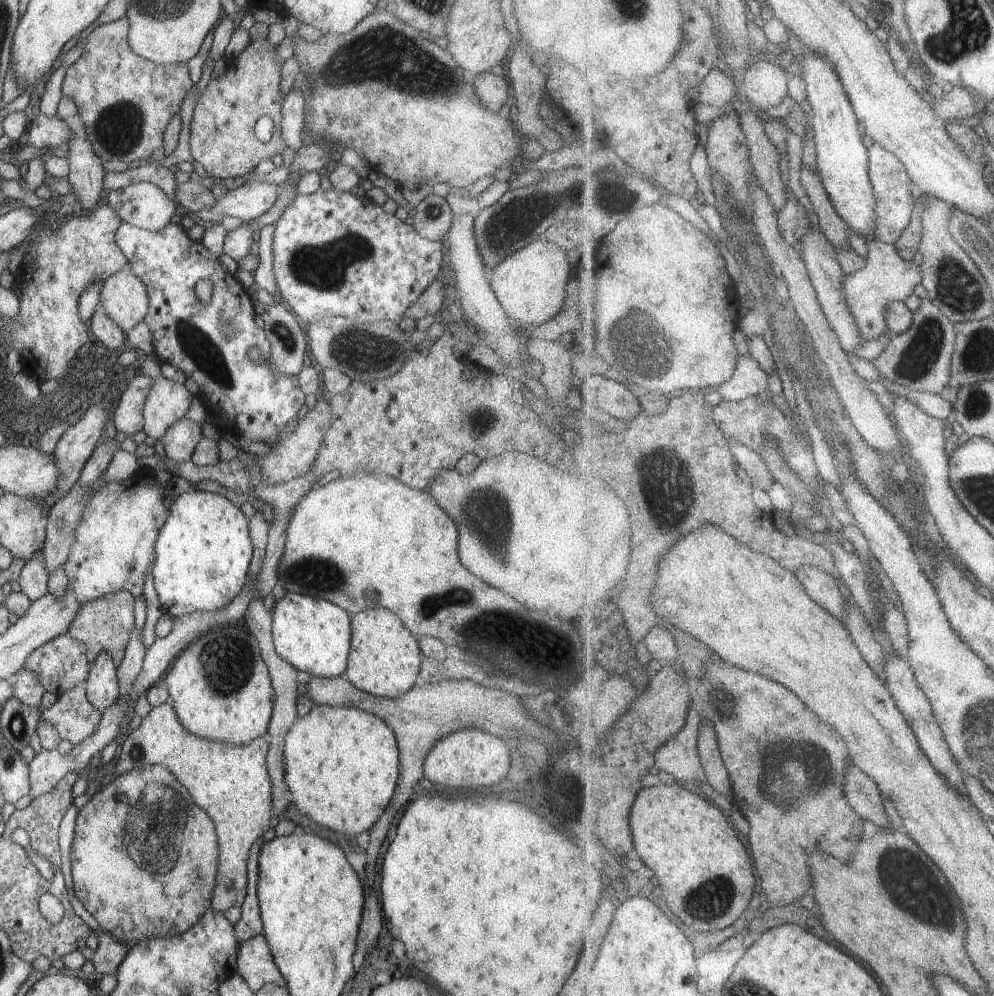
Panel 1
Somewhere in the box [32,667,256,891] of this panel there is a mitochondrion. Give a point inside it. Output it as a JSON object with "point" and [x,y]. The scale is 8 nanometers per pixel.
{"point":[160,812]}

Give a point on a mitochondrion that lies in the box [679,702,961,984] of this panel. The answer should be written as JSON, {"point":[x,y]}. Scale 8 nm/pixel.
{"point":[899,874]}

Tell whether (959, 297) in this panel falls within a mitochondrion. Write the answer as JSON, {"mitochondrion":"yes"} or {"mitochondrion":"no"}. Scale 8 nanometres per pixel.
{"mitochondrion":"yes"}

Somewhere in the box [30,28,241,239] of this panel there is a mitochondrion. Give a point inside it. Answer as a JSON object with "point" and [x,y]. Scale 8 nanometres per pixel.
{"point":[118,128]}

